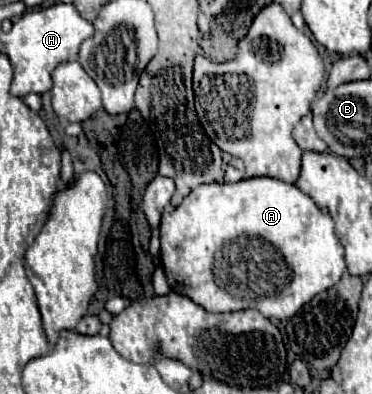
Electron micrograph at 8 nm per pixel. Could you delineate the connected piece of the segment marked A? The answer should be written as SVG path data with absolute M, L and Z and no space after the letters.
M251 177L237 183L205 183L193 189L175 211L163 213L161 261L171 289L187 295L203 309L225 313L255 307L267 319L279 321L291 319L305 303L333 287L347 271L343 245L335 233L331 215L323 213L297 185L273 177Z

